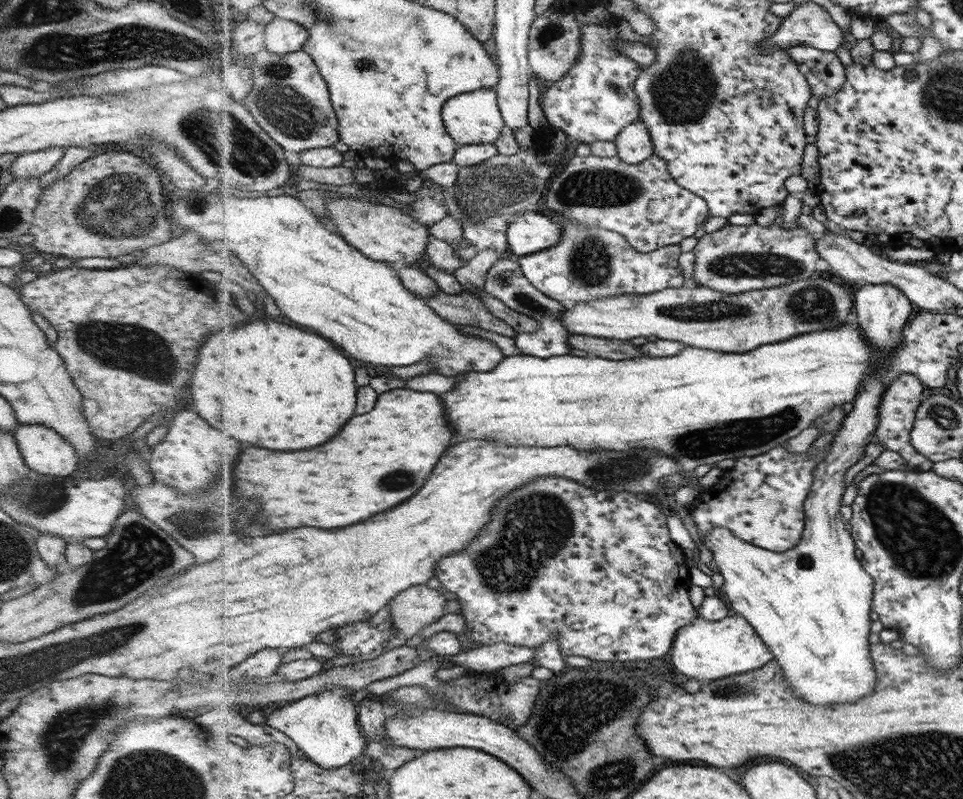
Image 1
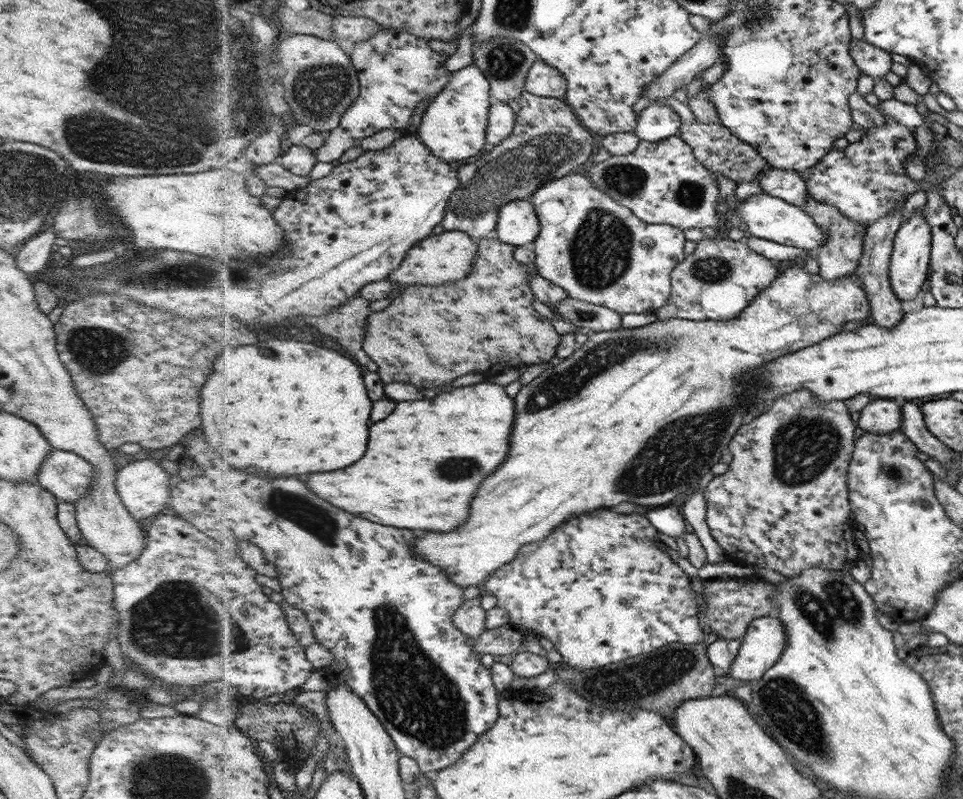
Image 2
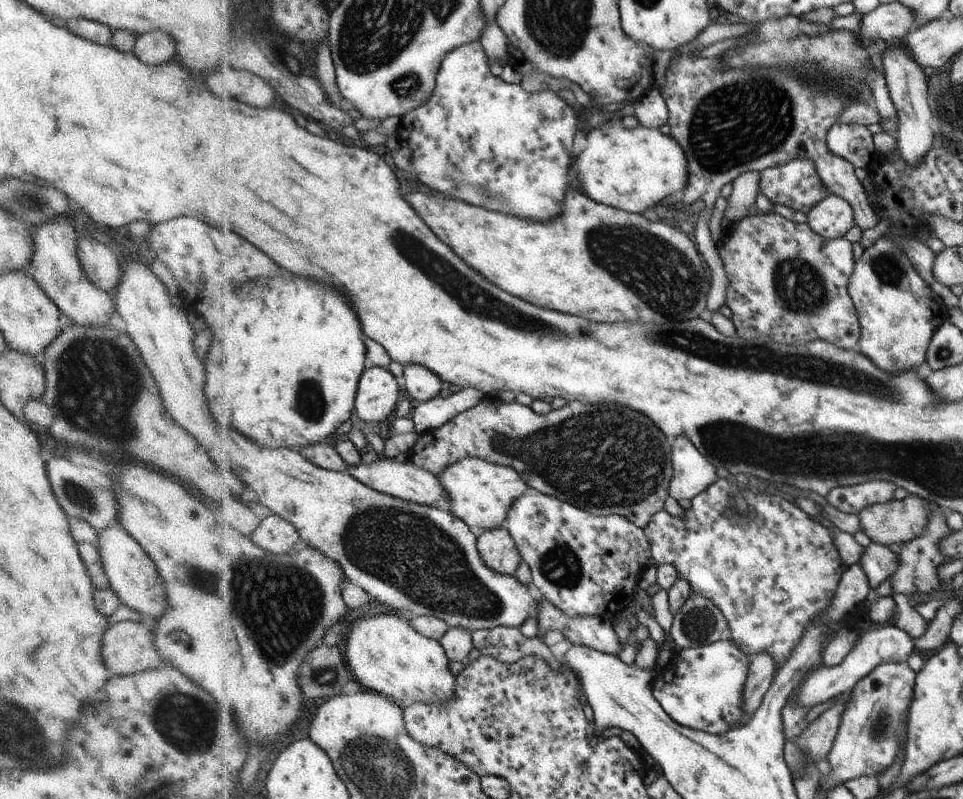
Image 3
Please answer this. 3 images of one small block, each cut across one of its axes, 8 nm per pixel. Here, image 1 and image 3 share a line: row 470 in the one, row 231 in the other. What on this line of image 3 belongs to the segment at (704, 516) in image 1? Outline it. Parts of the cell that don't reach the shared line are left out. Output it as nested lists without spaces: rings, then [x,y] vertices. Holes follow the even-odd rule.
[[[774,211],[742,217],[723,232],[718,254],[728,285],[725,304],[730,308],[736,332],[742,338],[770,336],[786,344],[824,339],[841,349],[856,349],[860,340],[859,318],[847,291],[854,270],[852,244],[844,237],[826,239],[808,223],[796,223]]]

